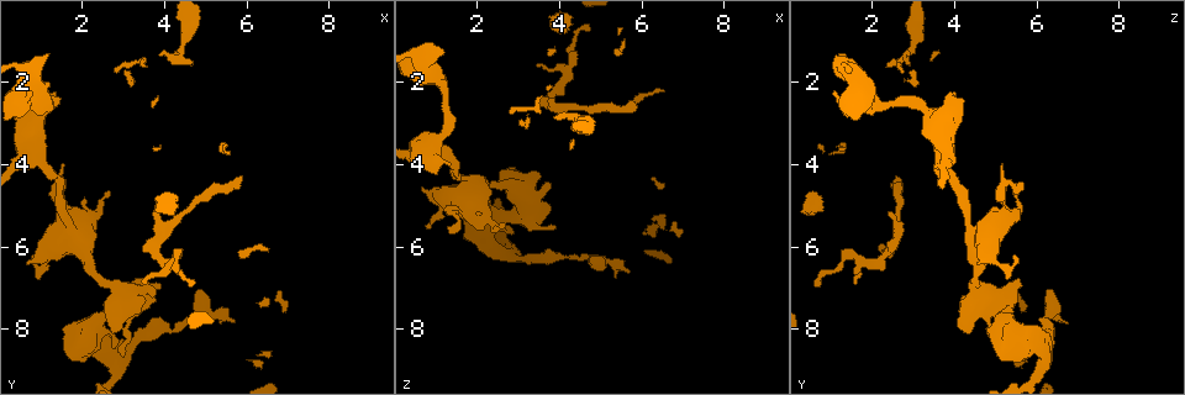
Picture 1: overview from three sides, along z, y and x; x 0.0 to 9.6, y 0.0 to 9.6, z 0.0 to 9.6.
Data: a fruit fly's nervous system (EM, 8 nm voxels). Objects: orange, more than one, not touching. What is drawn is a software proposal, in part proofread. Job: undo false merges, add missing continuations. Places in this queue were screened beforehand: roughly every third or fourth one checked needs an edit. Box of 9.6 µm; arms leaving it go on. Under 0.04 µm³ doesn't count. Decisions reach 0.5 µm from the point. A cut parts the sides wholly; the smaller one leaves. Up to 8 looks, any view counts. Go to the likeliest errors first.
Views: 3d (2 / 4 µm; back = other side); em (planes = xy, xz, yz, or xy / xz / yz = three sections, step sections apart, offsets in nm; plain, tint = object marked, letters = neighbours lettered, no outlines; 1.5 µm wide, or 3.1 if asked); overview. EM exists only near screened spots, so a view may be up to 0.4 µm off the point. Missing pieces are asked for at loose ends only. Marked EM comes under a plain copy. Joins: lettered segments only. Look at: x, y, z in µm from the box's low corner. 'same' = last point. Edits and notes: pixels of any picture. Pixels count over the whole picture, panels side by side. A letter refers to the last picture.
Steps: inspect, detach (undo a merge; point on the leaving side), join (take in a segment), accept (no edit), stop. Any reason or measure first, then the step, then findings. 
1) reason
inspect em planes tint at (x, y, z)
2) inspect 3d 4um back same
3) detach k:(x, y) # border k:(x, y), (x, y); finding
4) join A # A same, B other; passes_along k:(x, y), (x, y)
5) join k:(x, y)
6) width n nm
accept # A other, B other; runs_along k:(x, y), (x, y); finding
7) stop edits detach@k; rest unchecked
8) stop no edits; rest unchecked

free end
inspect em yz step 8 letters at (0.75, 2.30, 1.10)

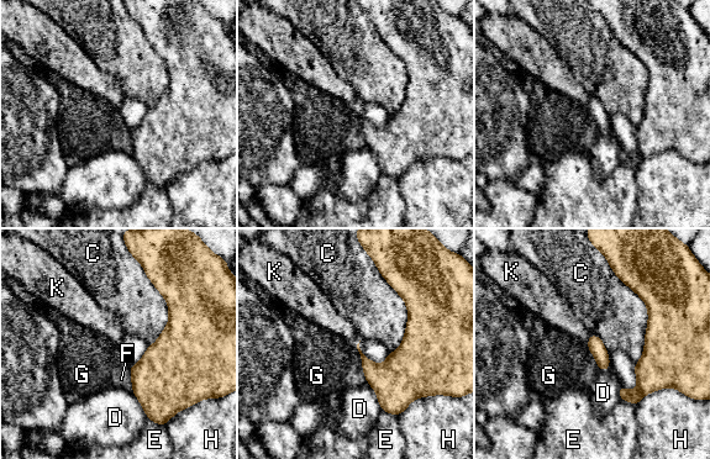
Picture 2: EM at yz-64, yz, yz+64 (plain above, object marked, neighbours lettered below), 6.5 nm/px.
accept # C other, D other, E other, F other, G other, H other, K other; border 2:(367, 381), (374, 390), (380, 410); no lettered segment goes on from it

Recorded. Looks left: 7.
branch stops here
inspect 3d 2um at (3.75, 5.15, 2.35)

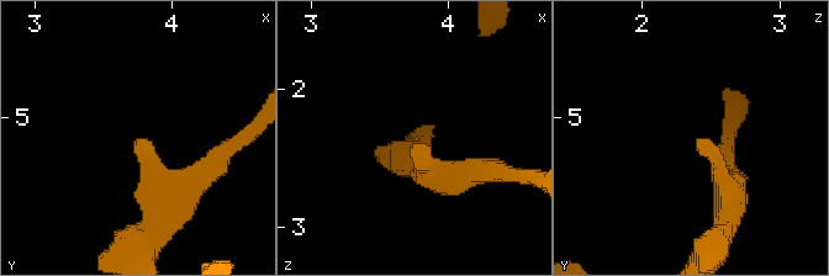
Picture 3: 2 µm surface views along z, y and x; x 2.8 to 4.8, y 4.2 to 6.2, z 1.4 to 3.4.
inspect em planes letters at (3.76, 5.16, 2.40)

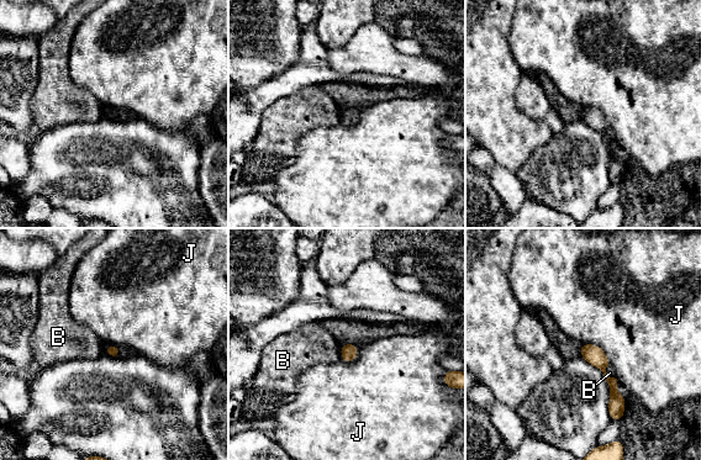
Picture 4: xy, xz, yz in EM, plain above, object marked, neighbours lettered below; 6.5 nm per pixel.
accept # B other, J other; border 4:(581, 344), (596, 344), (611, 364); no lettered segment goes on from it

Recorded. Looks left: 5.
an open end
inspect 3d 4um at (2.80, 8.10, 4.25)

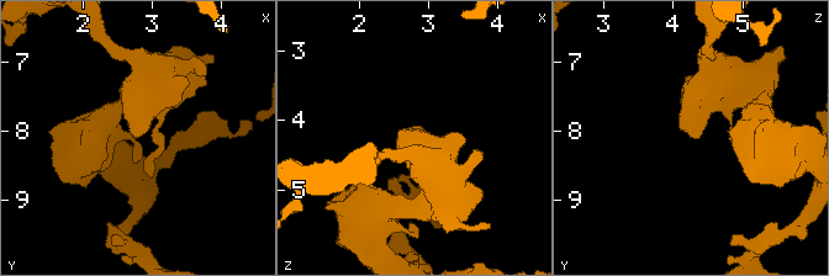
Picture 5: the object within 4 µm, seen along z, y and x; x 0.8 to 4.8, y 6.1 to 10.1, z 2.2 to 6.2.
inspect em xy step 4 tint at (2.75, 8.10, 4.20)

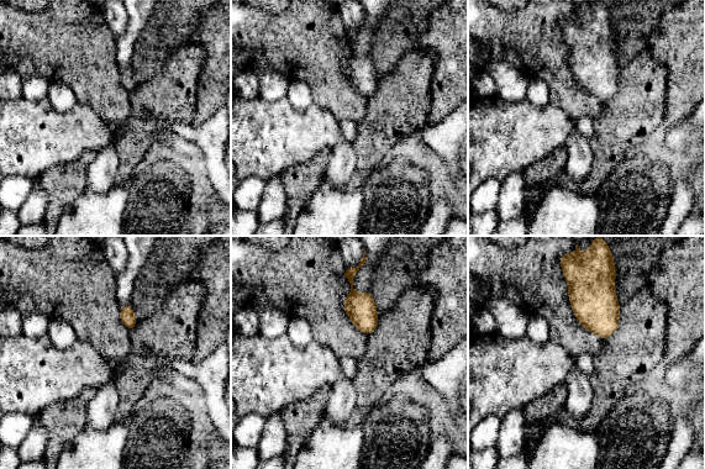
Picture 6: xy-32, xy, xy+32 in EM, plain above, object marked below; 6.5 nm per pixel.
another direction
inspect em planes letters same

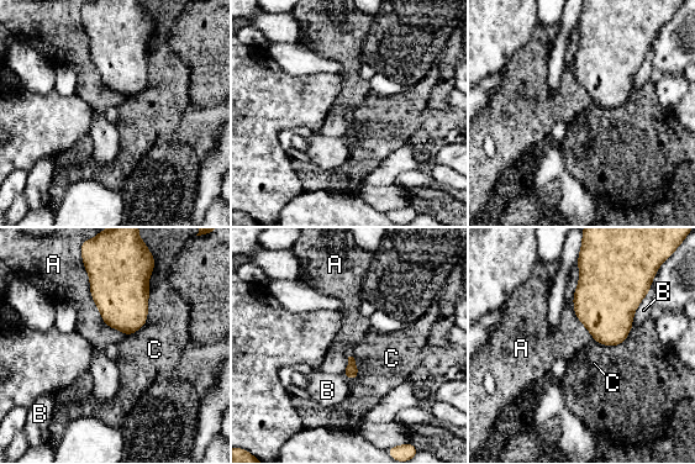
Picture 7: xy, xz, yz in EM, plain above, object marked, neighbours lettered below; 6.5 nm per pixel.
accept # A other, B other, C other; border 7:(149, 290), (147, 320), (127, 336); none of them fits

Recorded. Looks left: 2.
stop no edits; rest unchecked

